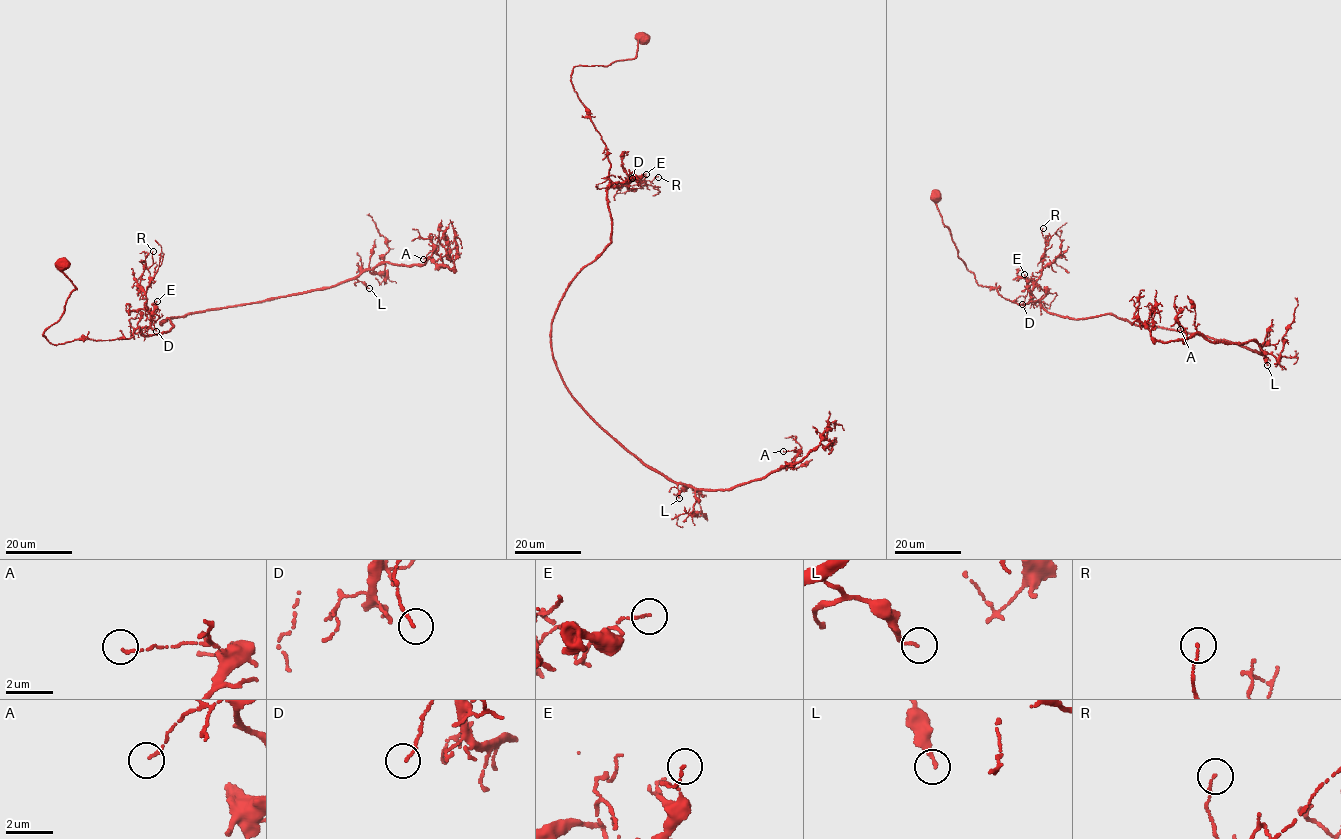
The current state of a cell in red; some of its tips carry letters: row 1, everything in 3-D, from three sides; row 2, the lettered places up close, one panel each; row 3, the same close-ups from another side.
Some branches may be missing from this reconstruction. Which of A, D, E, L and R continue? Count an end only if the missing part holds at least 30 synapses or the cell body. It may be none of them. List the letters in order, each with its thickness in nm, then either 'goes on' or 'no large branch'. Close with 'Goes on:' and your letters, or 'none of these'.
A: 100 nm thick; no large branch
D: 110 nm thick; no large branch
E: 100 nm thick; goes on
L: 110 nm thick; no large branch
R: 90 nm thick; no large branch
Goes on: E

